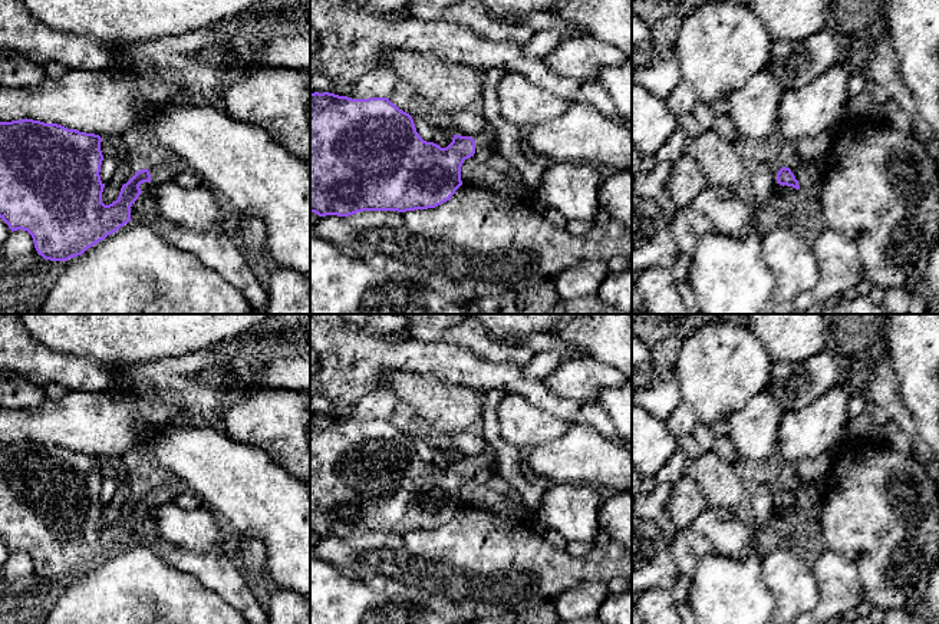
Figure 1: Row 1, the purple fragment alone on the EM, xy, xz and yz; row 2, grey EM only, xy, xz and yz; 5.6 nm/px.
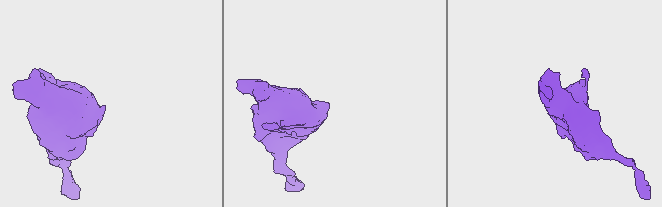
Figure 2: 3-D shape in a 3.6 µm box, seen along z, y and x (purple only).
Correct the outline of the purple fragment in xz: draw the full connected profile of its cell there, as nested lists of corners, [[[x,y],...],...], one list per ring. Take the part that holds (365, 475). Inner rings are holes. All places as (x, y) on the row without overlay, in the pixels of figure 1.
[[[329,413],[310,415],[310,534],[317,535],[319,538],[349,538],[362,532],[406,534],[415,531],[435,529],[449,522],[455,512],[462,506],[461,488],[464,482],[474,478],[474,475],[480,471],[488,471],[495,460],[495,449],[492,445],[488,443],[485,453],[471,458],[454,456],[452,463],[447,469],[441,469],[434,463],[424,462],[416,453],[412,438],[401,432],[388,419],[352,420],[347,417],[339,417]]]

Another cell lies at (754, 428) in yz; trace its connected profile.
[[[762,390],[728,417],[728,436],[741,460],[758,465],[774,460],[782,415],[782,406],[767,390]]]

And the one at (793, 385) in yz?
[[[821,351],[805,361],[772,361],[765,390],[784,412],[813,403],[838,383],[840,369],[830,351]]]

